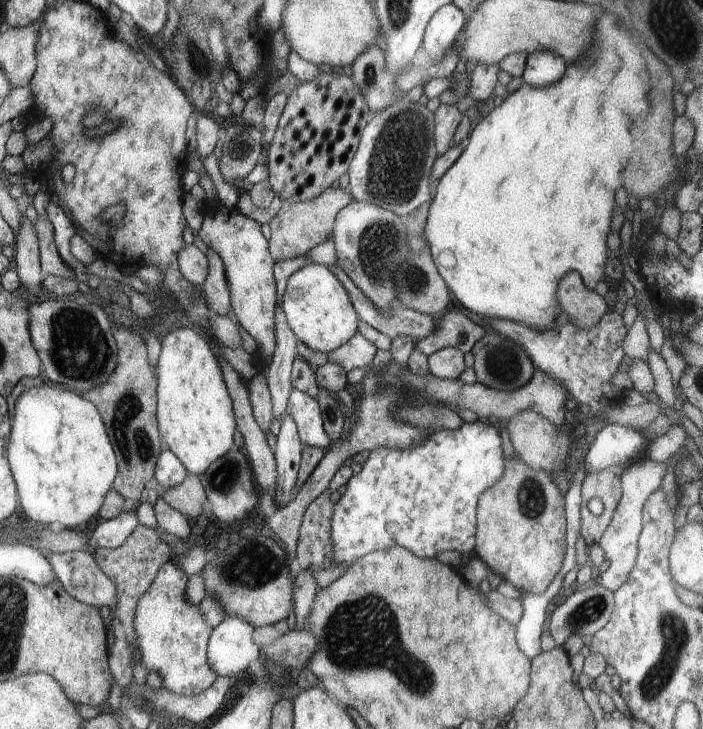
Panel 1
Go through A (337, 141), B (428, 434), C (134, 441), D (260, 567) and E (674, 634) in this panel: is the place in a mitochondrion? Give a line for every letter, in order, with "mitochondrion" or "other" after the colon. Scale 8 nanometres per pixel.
A: other
B: other
C: mitochondrion
D: mitochondrion
E: mitochondrion

